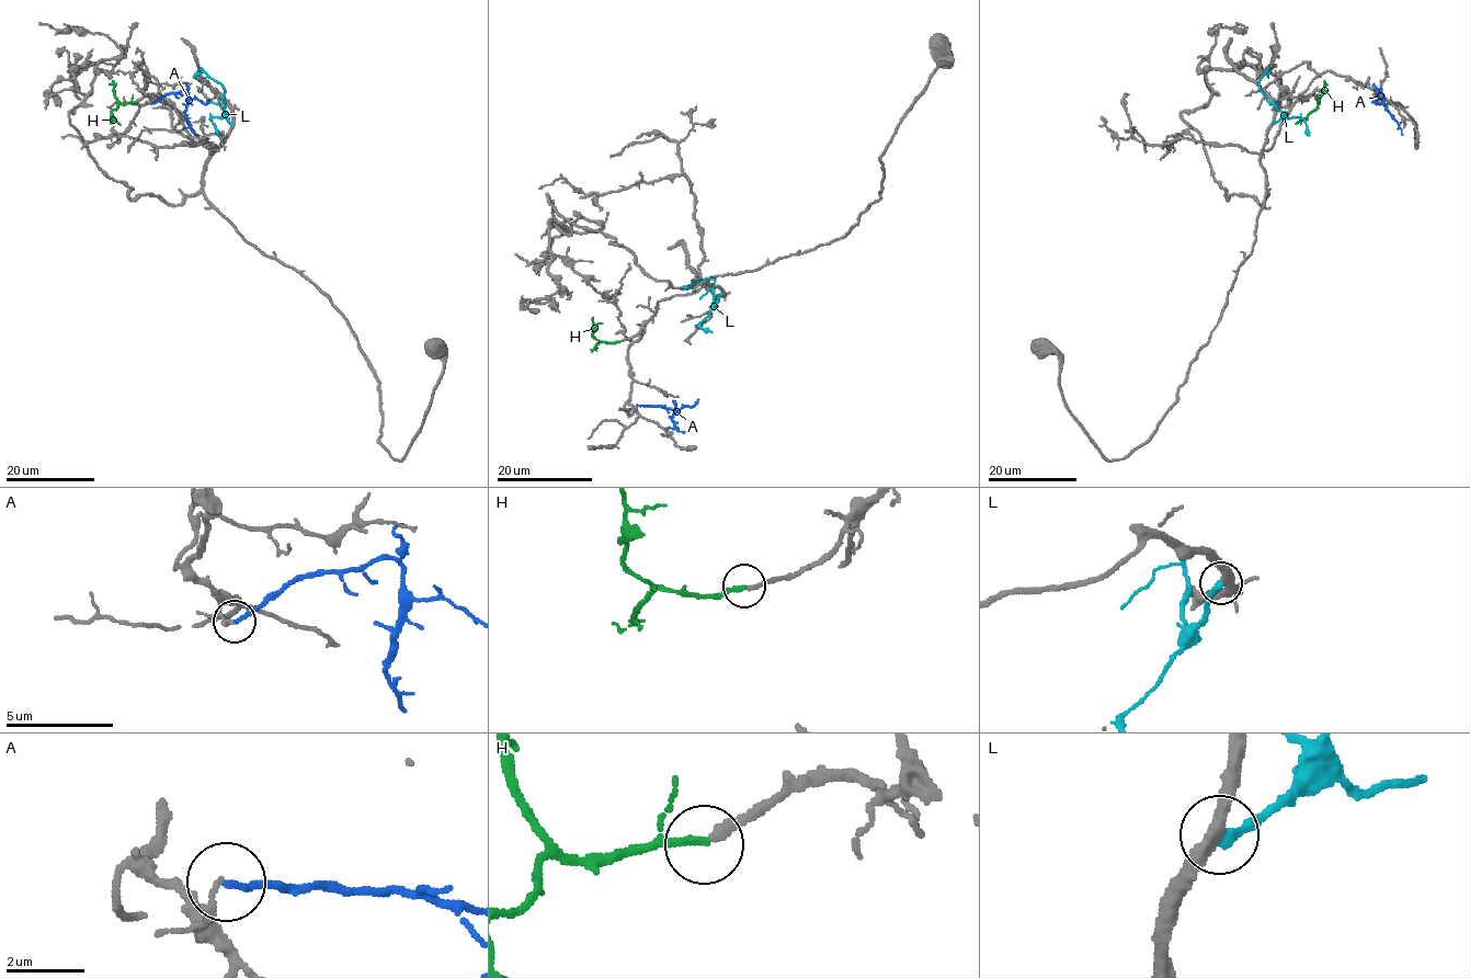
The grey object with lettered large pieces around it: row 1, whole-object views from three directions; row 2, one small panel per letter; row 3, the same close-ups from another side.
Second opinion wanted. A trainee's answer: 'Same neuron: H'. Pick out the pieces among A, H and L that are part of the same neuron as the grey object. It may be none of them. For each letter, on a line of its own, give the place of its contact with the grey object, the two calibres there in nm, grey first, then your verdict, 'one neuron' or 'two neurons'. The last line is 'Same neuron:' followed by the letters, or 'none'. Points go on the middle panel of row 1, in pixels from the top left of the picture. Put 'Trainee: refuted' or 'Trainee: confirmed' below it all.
A: (637, 405) | 160/170 nm | two neurons
H: (619, 340) | 240/220 nm | one neuron
L: (721, 294) | 400/320 nm | two neurons
Same neuron: H
Trainee: confirmed

